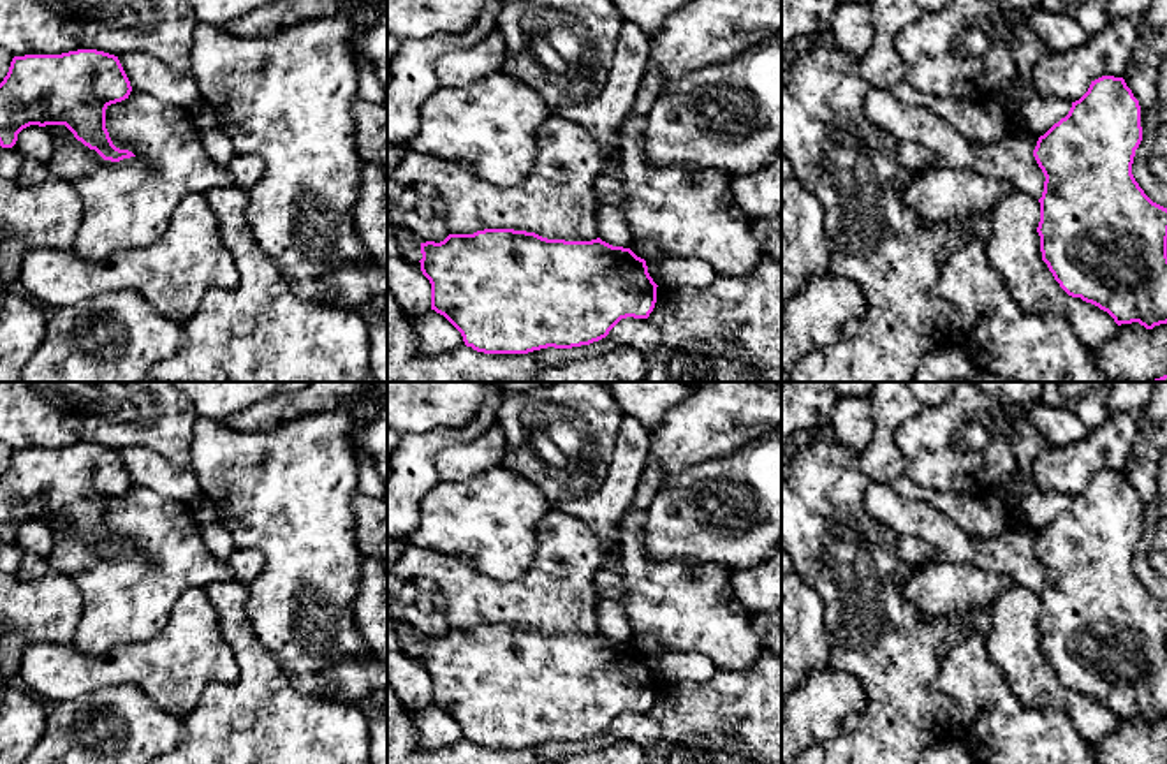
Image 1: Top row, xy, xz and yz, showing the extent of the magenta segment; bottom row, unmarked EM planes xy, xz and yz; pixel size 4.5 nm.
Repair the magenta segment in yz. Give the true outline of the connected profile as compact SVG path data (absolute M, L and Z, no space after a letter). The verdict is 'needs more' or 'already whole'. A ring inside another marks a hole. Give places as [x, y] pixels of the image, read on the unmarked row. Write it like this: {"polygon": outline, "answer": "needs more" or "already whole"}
{"polygon": "M1102 470L1091 475L1088 486L1039 532L1033 544L1046 570L1037 627L1042 655L1068 690L1107 706L1118 720L1139 716L1153 724L1167 718L1167 602L1153 597L1132 569L1141 535L1141 500L1125 474Z", "answer": "already whole"}

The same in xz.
{"polygon": "M484 623L473 628L449 628L444 635L421 637L421 665L431 678L431 704L444 709L463 731L466 741L484 748L528 748L554 741L590 739L609 729L627 711L648 713L657 697L657 678L646 655L630 643L591 635L547 634L514 623Z", "answer": "already whole"}

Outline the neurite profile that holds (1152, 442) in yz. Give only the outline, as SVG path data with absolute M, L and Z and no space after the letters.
M1160 382L1153 400L1142 410L1139 437L1123 470L1127 481L1141 500L1142 535L1135 544L1132 569L1144 588L1167 602L1167 577L1162 577L1149 563L1148 551L1155 539L1158 502L1155 498L1155 468L1167 449L1167 382Z

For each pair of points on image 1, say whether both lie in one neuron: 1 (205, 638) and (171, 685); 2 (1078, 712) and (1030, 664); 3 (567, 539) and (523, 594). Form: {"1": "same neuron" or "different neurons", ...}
{"1": "same neuron", "2": "same neuron", "3": "same neuron"}

